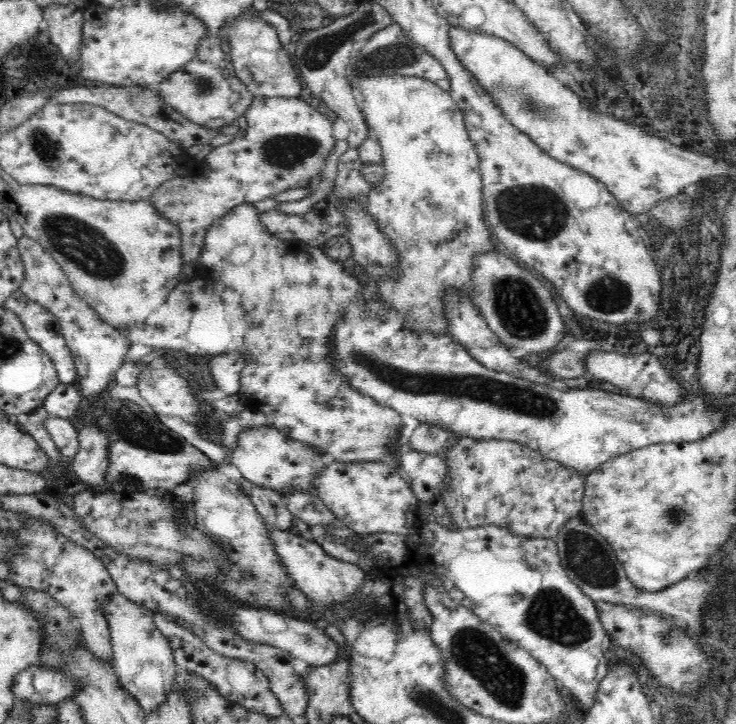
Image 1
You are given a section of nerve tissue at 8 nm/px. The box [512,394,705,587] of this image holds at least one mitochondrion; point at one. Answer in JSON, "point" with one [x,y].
{"point":[672,515]}

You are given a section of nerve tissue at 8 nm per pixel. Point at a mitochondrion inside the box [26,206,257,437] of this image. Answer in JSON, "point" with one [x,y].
{"point":[86,248]}

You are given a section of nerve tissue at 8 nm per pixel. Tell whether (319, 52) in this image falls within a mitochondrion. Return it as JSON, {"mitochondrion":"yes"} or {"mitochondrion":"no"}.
{"mitochondrion":"yes"}

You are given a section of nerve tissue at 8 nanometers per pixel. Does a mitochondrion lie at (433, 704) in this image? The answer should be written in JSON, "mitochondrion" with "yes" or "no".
{"mitochondrion":"yes"}

